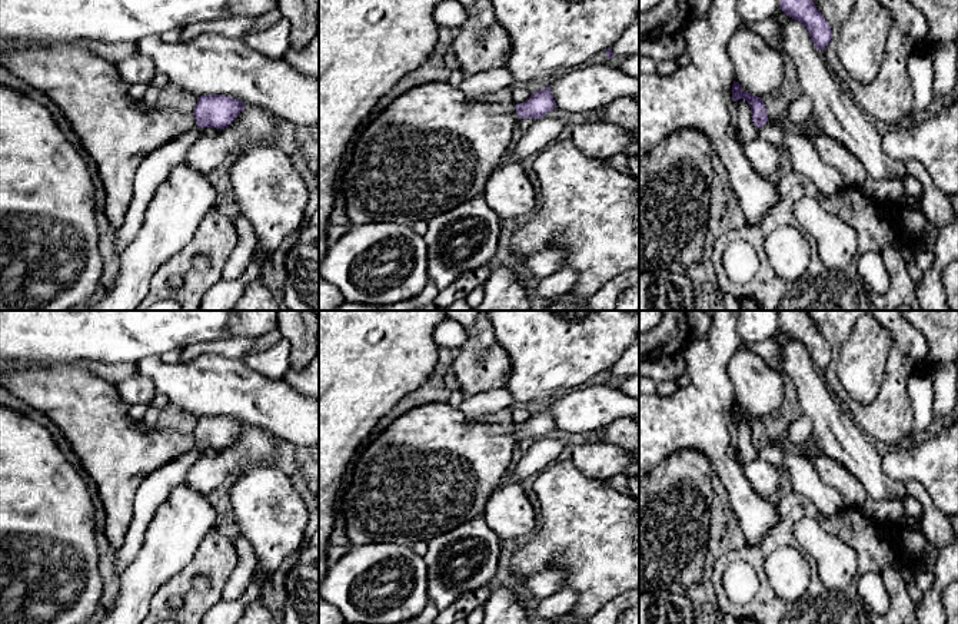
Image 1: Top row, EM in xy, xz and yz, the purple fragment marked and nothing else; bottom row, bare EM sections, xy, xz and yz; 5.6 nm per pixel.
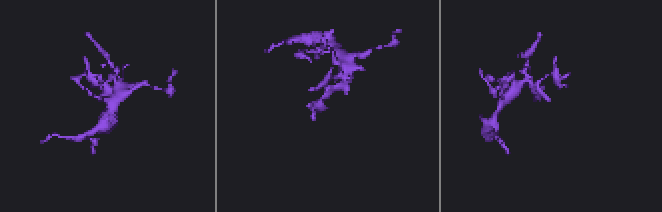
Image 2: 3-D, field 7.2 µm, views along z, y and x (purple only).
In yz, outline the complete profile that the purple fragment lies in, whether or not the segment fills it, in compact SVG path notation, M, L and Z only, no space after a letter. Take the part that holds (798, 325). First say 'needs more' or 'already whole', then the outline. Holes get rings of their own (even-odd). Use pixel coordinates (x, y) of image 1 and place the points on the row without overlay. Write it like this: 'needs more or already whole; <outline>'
already whole; M778 311L779 329L802 343L814 366L824 371L832 359L832 351L805 311Z

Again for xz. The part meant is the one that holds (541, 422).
needs more; M429 402L420 406L415 406L395 419L386 431L383 431L372 444L362 448L353 465L349 471L350 481L343 485L340 498L337 501L337 511L343 515L346 524L346 534L350 544L362 544L362 542L399 542L408 547L419 541L429 542L432 538L438 535L443 535L445 532L456 528L458 525L476 518L483 514L486 508L486 502L489 498L503 485L505 478L509 474L509 467L512 461L513 448L520 439L532 438L539 439L543 438L548 432L556 428L553 421L550 406L540 409L535 414L530 414L530 418L523 424L505 425L505 424L483 424L483 422L472 422L466 418L466 415L456 406L452 406L449 402Z

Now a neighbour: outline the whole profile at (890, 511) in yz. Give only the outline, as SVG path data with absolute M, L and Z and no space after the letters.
M868 498L862 511L878 524L897 524L905 515L904 502L899 499L874 501Z

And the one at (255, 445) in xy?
M245 425L239 439L216 457L202 457L186 472L184 484L203 495L224 484L233 472L270 464L283 441L257 425Z

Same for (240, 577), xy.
M233 534L233 545L239 558L237 567L232 571L222 591L223 601L236 601L246 593L255 571L257 570L256 555L250 542L240 534Z

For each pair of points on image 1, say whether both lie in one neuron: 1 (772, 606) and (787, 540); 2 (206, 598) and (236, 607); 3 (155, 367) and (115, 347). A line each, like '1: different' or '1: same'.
1: same
2: different
3: different

